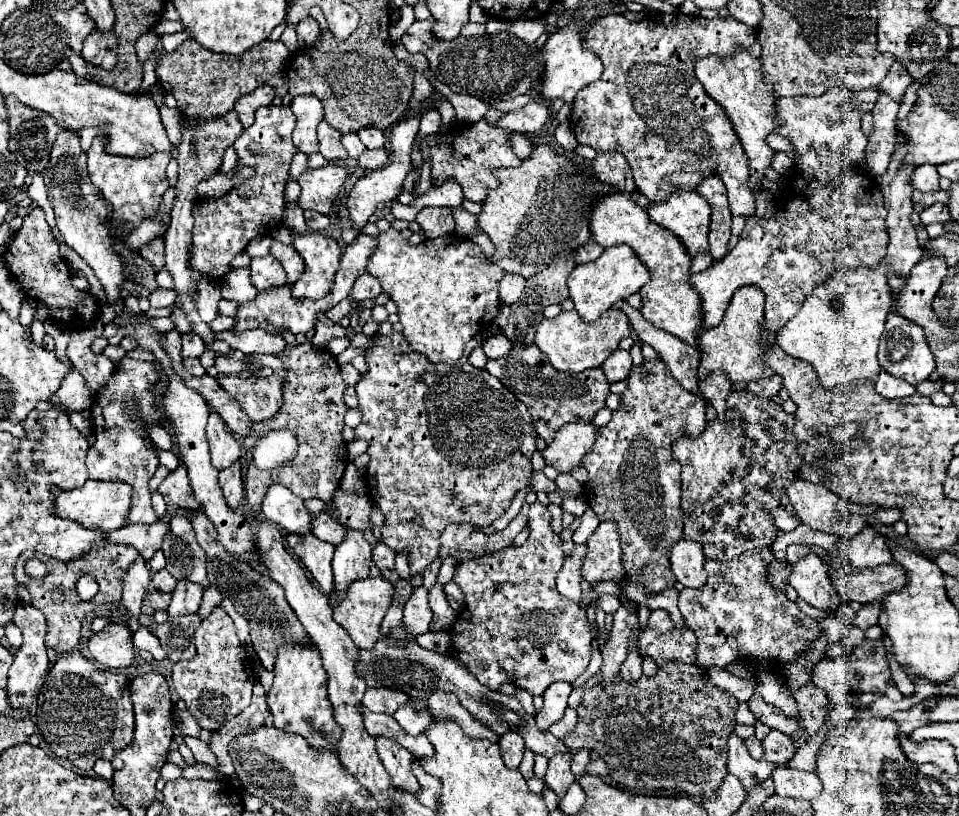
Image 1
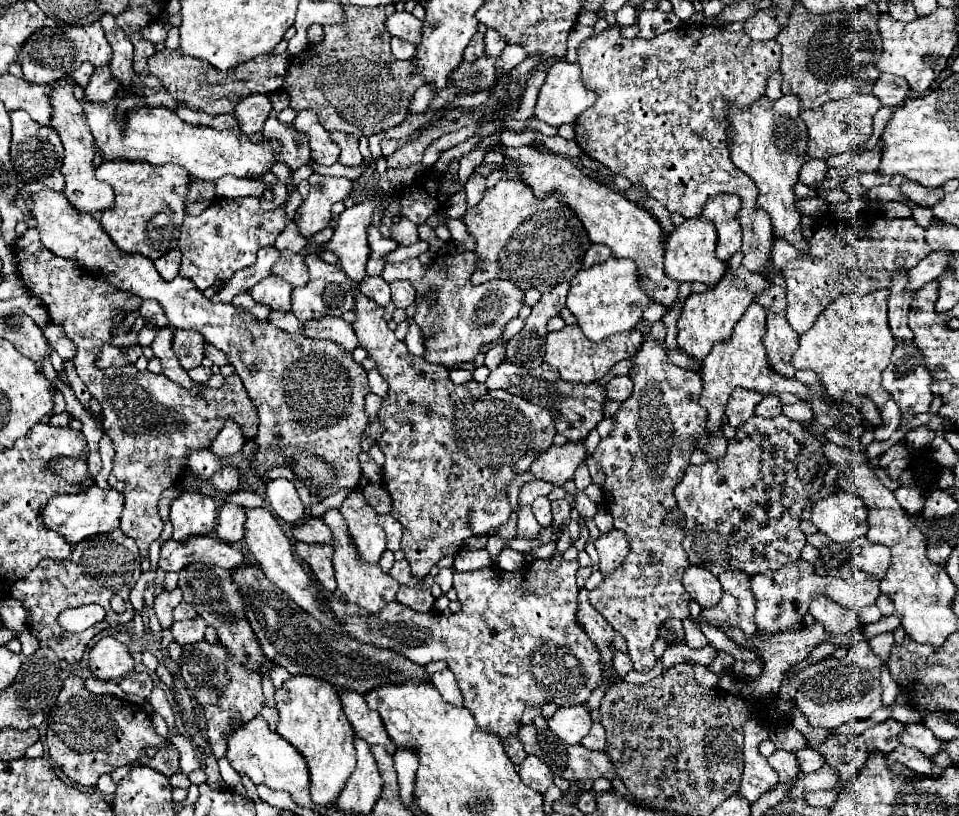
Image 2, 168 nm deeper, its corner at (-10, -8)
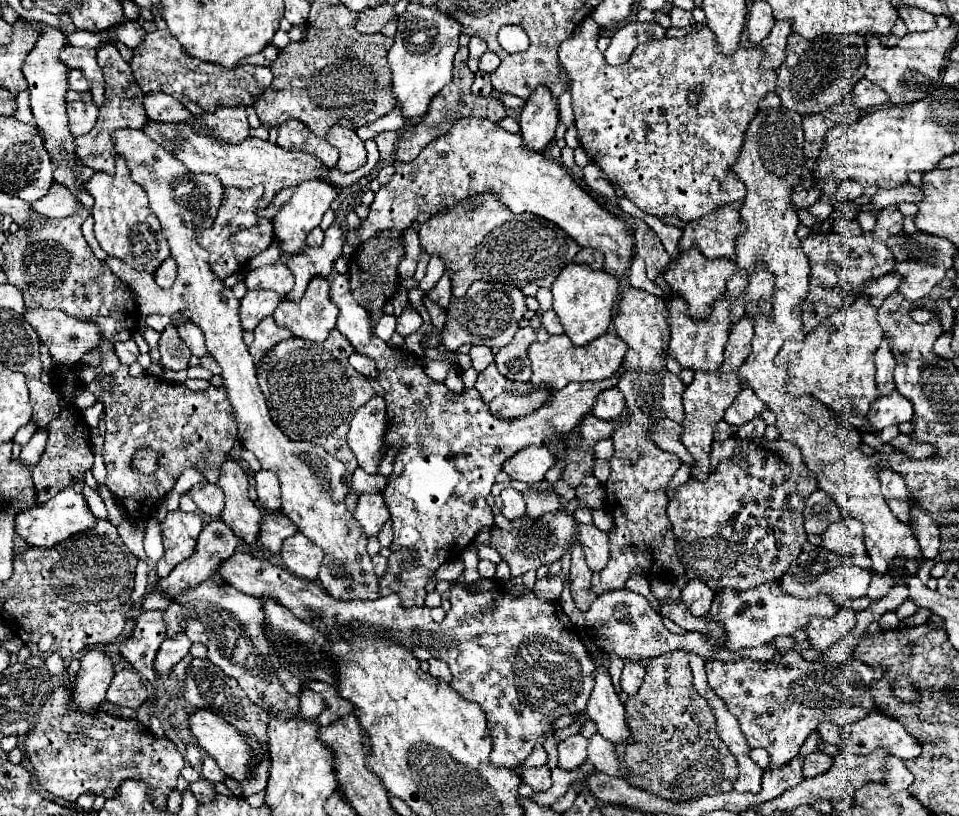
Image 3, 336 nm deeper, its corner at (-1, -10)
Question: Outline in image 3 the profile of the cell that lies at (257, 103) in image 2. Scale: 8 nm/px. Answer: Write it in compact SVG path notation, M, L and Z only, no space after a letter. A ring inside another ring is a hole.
M217 107L213 113L197 115L197 121L191 125L201 125L203 129L213 129L221 141L233 141L241 143L249 137L249 123L245 107Z

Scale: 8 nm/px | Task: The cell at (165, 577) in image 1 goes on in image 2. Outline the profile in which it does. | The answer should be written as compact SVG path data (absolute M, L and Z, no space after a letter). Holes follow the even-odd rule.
M174 589L174 591L160 591L154 599L154 611L158 615L158 621L162 625L162 629L172 627L174 619L172 619L172 611L174 607L182 601L182 591Z

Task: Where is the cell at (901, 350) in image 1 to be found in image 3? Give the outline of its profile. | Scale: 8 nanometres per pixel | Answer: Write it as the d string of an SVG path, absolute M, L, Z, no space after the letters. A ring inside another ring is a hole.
M893 389L889 395L879 395L871 403L869 421L873 425L873 431L885 429L889 425L901 425L911 419L913 419L913 403L907 397L903 397L897 389Z

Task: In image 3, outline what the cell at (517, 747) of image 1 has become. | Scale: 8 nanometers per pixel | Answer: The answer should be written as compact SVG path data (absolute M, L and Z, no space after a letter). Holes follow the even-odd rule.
M547 765L521 769L521 779L535 791L547 791L553 785L551 783L551 769Z

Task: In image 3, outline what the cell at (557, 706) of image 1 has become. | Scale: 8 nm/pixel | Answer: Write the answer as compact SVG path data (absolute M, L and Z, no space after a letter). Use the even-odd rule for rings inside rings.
M581 733L561 741L557 745L557 749L559 749L559 767L571 771L571 769L583 765L585 763L585 745L587 745L587 739Z

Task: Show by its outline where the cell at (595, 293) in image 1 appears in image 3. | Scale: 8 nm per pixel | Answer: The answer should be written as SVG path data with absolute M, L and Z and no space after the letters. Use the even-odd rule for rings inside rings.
M567 265L565 271L559 273L553 289L553 311L559 315L561 325L573 345L585 345L601 335L605 335L613 323L613 309L615 303L619 303L619 283L613 275L599 269L589 269L587 265Z

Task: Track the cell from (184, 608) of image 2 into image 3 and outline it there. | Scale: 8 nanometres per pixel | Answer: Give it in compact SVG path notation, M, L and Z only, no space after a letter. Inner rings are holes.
M195 619L185 621L185 633L187 633L187 637L189 637L193 643L205 643L205 641L207 641L205 627L203 627L199 621L195 621Z

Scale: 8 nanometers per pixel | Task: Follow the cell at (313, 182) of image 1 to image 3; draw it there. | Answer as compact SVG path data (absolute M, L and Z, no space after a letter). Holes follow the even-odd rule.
M313 179L313 181L305 181L297 187L295 195L277 211L277 215L273 217L273 225L275 225L275 239L281 243L281 249L285 253L299 253L305 247L305 237L311 229L315 229L321 223L323 213L329 209L329 205L333 203L333 199L339 195L339 189L333 187L327 181L321 179Z

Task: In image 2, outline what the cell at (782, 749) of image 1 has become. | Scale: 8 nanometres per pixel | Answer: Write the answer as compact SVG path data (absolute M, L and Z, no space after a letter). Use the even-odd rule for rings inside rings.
M806 747L806 749L798 751L798 753L796 753L796 759L798 759L798 763L800 763L802 773L812 773L812 771L818 771L818 769L826 763L826 761L824 761L824 757L822 757L818 751L810 749L810 747Z

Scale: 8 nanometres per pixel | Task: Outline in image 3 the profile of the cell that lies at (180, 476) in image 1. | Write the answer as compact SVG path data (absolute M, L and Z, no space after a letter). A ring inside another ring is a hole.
M181 509L167 513L167 517L161 523L165 555L157 563L159 577L167 577L177 563L193 555L201 529L203 519L199 513L185 513Z

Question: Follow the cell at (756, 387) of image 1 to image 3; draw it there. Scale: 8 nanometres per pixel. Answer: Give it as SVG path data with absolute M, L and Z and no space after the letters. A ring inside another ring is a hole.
M755 417L753 421L749 421L749 423L745 423L745 425L739 427L737 437L745 437L745 439L753 439L755 441L755 439L763 437L765 429L767 429L767 423L763 421L763 417Z

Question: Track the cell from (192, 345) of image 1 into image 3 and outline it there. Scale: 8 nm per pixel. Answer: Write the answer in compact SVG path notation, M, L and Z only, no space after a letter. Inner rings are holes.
M167 325L165 331L161 333L159 351L161 351L161 365L165 369L181 371L181 369L189 367L191 351L185 345L185 341L179 337L179 333L177 333L177 329L173 325Z

